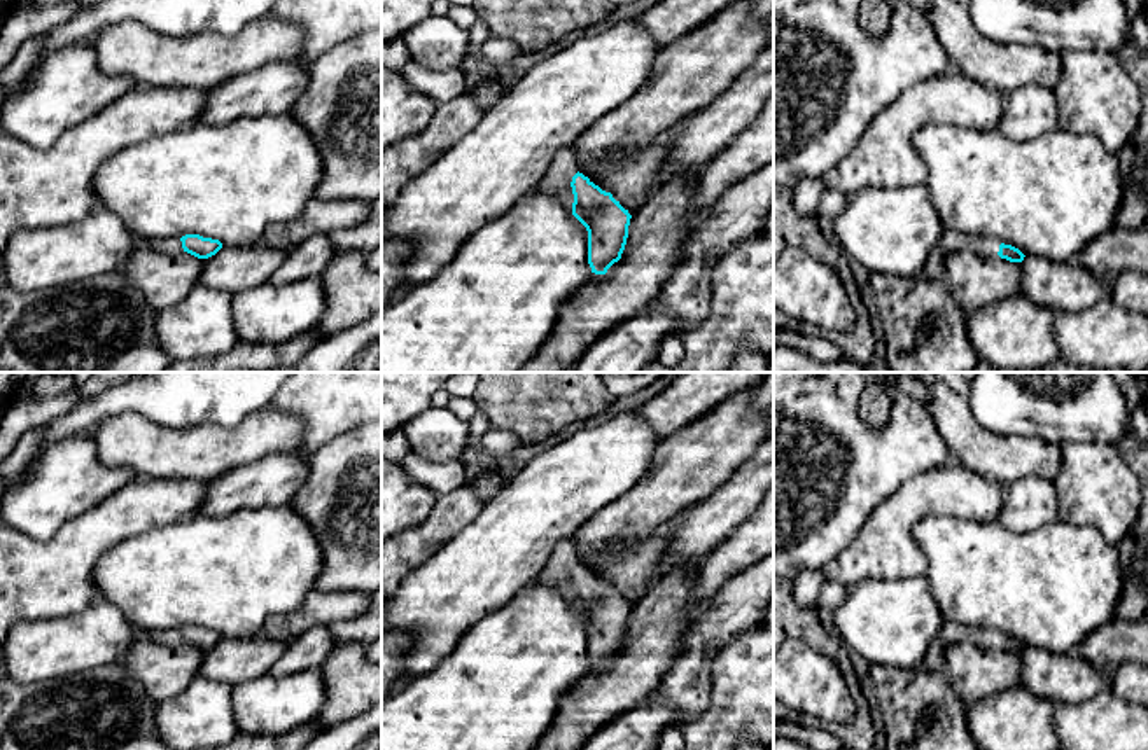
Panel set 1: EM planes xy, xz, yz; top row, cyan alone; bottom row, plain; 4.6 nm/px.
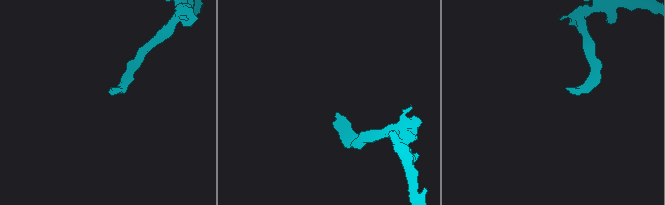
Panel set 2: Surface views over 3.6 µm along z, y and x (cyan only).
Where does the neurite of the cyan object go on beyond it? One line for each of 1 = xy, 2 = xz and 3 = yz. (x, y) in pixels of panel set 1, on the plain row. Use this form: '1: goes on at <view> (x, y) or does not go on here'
1: goes on at xy (170, 637)
2: goes on at xz (557, 572)
3: goes on at yz (933, 661)

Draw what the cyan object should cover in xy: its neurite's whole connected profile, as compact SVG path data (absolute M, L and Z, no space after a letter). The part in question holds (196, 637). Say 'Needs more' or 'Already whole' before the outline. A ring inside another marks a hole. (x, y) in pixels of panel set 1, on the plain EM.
Needs more. M186 626L182 629L156 631L145 636L150 638L152 642L168 647L178 647L182 643L187 643L198 650L208 650L222 640L222 635L219 631L203 629L200 626Z

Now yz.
Needs more. M947 622L942 633L928 647L928 652L919 666L928 671L945 671L945 647L962 640L970 640L980 647L999 647L1010 654L1022 654L1026 649L1018 640L999 635L994 629Z

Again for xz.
Needs more. M560 540L537 582L555 586L572 598L572 607L588 622L588 656L592 664L606 666L621 650L632 607L611 584L602 582L578 563L570 540Z

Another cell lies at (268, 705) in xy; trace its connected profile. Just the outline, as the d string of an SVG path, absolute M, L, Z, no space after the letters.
M322 673L264 675L233 685L231 706L240 733L284 734L318 717L326 703Z

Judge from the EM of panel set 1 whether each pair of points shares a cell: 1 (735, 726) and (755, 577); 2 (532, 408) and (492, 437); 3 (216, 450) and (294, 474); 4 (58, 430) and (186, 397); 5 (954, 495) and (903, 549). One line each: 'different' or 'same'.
1: different
2: different
3: different
4: same
5: same

